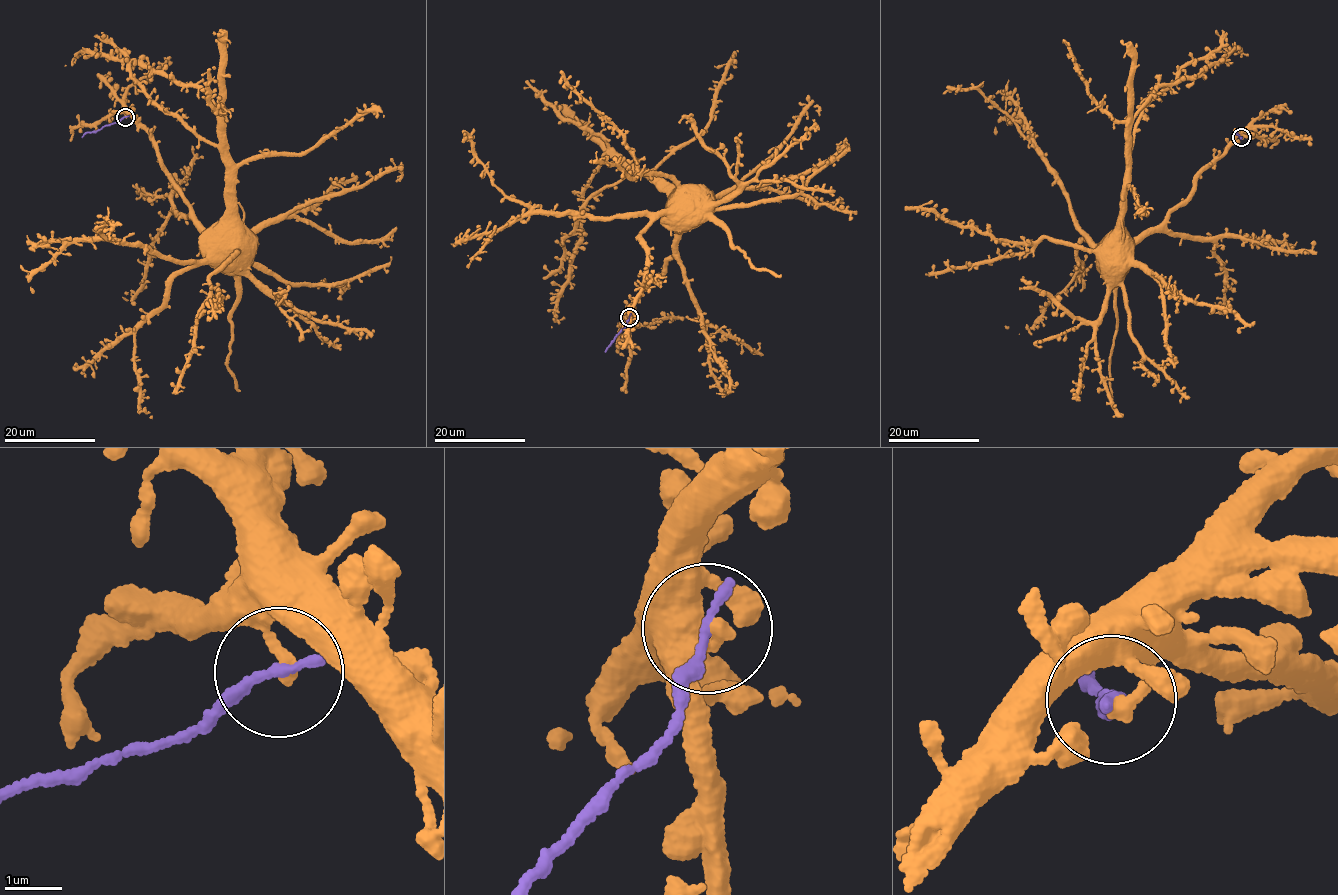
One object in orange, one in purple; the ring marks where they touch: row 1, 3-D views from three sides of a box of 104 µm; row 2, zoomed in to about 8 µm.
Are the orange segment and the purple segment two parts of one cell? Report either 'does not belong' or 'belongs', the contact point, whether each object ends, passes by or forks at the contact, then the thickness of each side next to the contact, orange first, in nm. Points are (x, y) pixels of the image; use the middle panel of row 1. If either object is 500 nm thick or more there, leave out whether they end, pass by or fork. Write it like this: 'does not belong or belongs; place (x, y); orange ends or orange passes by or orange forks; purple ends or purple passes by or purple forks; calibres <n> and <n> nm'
does not belong; place (629, 317); orange ends; purple ends; calibres 240 and 240 nm

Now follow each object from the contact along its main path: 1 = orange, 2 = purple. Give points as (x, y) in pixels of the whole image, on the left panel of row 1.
1: (125, 117), (127, 111), (152, 137), (165, 172), (207, 233), (205, 237), (217, 247), (238, 246)
2: (125, 117), (82, 138)

